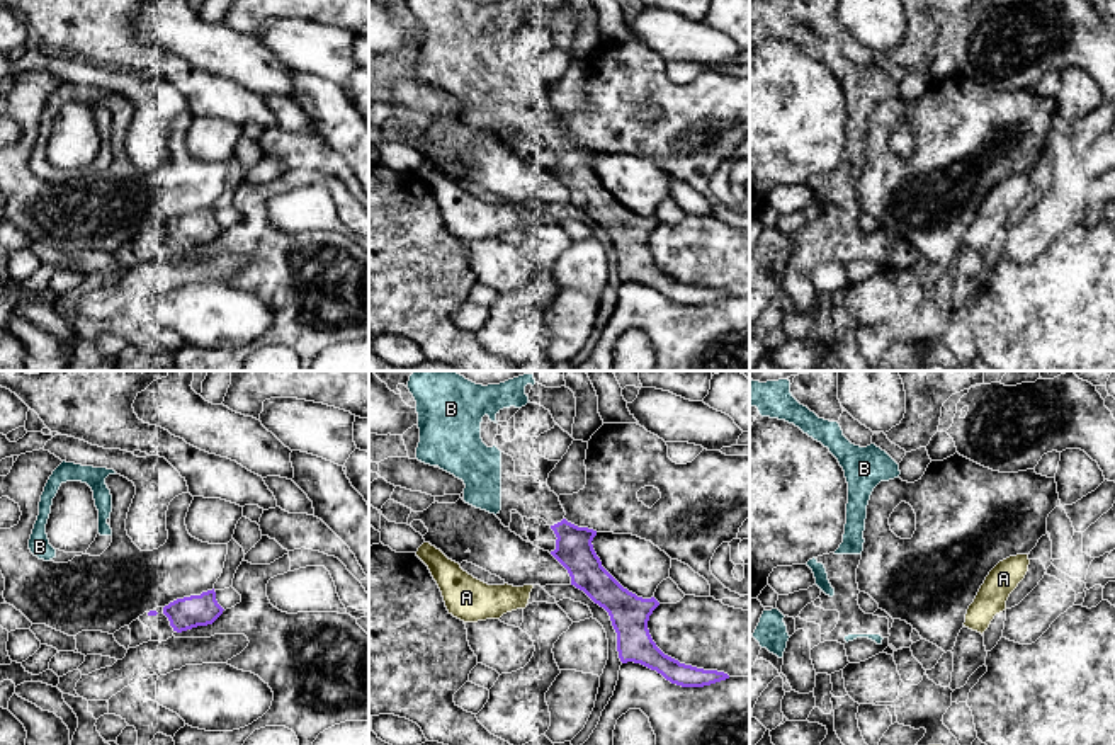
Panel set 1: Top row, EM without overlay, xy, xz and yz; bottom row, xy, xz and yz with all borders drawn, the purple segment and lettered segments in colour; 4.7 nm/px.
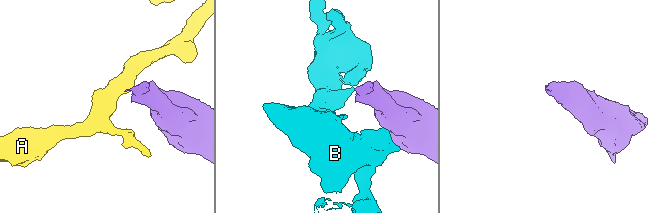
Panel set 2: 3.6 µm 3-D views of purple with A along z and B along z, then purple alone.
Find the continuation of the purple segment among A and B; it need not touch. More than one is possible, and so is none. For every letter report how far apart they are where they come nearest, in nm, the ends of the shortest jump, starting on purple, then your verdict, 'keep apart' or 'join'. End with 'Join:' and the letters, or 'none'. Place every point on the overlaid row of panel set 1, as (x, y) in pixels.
A: 170 nm | xz (558, 560), (532, 585) | keep apart
B: 260 nm | xz (551, 526), (500, 509) | join
Join: B

